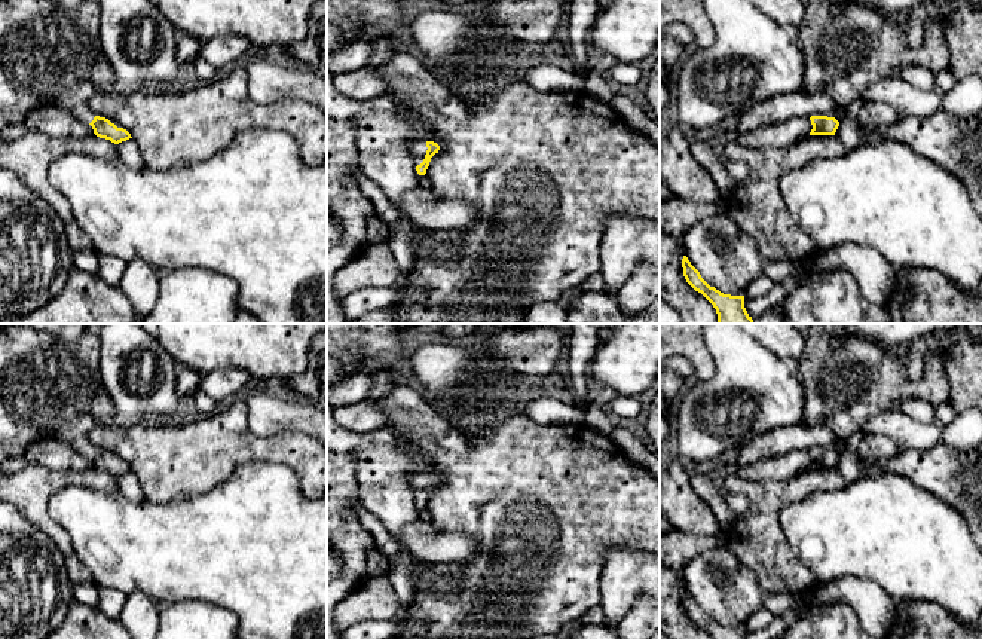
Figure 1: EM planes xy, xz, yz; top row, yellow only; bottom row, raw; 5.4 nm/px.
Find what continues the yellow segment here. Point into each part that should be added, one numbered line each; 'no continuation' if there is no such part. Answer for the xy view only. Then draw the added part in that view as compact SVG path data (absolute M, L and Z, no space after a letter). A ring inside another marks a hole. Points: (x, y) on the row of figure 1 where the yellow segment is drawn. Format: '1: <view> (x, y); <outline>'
1: xy (49, 55); M0 0L0 131L24 122L25 116L42 106L61 107L71 111L79 120L91 123L95 114L91 113L88 101L98 92L114 89L114 73L104 56L100 39L100 1L82 0L74 9L65 9L49 0Z

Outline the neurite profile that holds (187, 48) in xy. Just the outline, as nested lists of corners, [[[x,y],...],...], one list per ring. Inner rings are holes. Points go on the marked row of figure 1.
[[[177,31],[177,59],[181,62],[193,62],[198,58],[201,42],[187,33]]]

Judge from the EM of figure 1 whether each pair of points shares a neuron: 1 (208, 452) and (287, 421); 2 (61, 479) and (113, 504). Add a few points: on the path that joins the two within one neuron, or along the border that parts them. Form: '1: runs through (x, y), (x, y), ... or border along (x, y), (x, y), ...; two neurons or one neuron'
1: border along (245, 400), (247, 427), (256, 436), (288, 433); two neurons
2: border along (109, 494), (66, 486), (51, 498), (48, 508); two neurons

